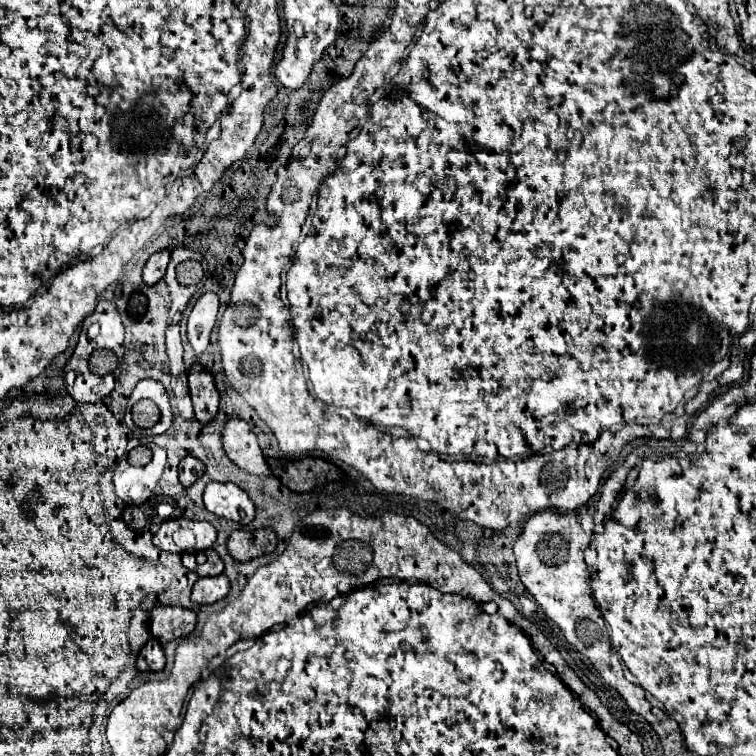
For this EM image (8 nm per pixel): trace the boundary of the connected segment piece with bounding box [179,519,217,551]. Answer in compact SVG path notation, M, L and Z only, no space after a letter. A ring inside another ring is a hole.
M179 519L179 525L181 527L189 527L193 531L193 535L195 535L193 551L205 551L217 539L215 527L211 523L207 523L207 521L185 521L185 519Z

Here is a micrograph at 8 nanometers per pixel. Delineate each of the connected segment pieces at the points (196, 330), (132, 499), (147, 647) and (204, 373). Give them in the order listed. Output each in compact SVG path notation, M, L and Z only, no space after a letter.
M205 293L197 299L187 321L187 339L195 355L201 355L209 345L209 335L213 331L219 311L219 299L215 293Z
M151 445L151 453L153 457L147 465L135 467L127 459L123 459L115 471L115 493L127 505L145 503L151 497L157 481L161 479L165 467L165 451L157 445Z
M151 639L143 645L137 657L137 669L139 671L161 671L165 667L165 655L161 651L161 645L157 639Z
M193 365L189 371L189 389L191 389L191 399L193 399L195 419L199 419L199 423L203 425L209 425L215 419L213 409L209 409L211 407L209 395L215 393L213 375L201 365Z

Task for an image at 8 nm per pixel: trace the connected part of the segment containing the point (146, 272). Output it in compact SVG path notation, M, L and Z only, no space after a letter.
M163 249L163 251L157 251L153 253L145 267L143 267L143 281L147 285L155 285L163 275L165 275L165 269L167 269L167 263L169 263L169 249Z

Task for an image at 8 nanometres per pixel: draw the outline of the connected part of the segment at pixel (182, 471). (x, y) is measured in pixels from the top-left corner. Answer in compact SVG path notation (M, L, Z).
M185 457L181 463L179 463L179 481L183 487L189 487L193 485L201 475L203 475L205 467L203 463L197 459L197 457Z

